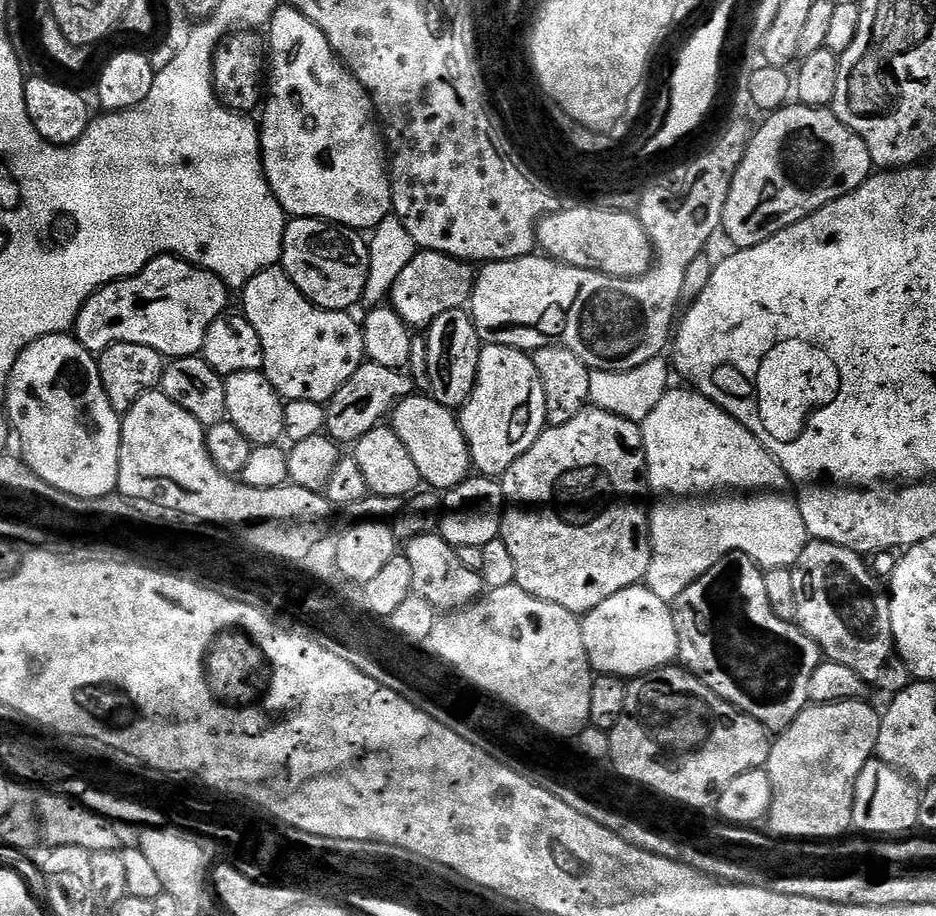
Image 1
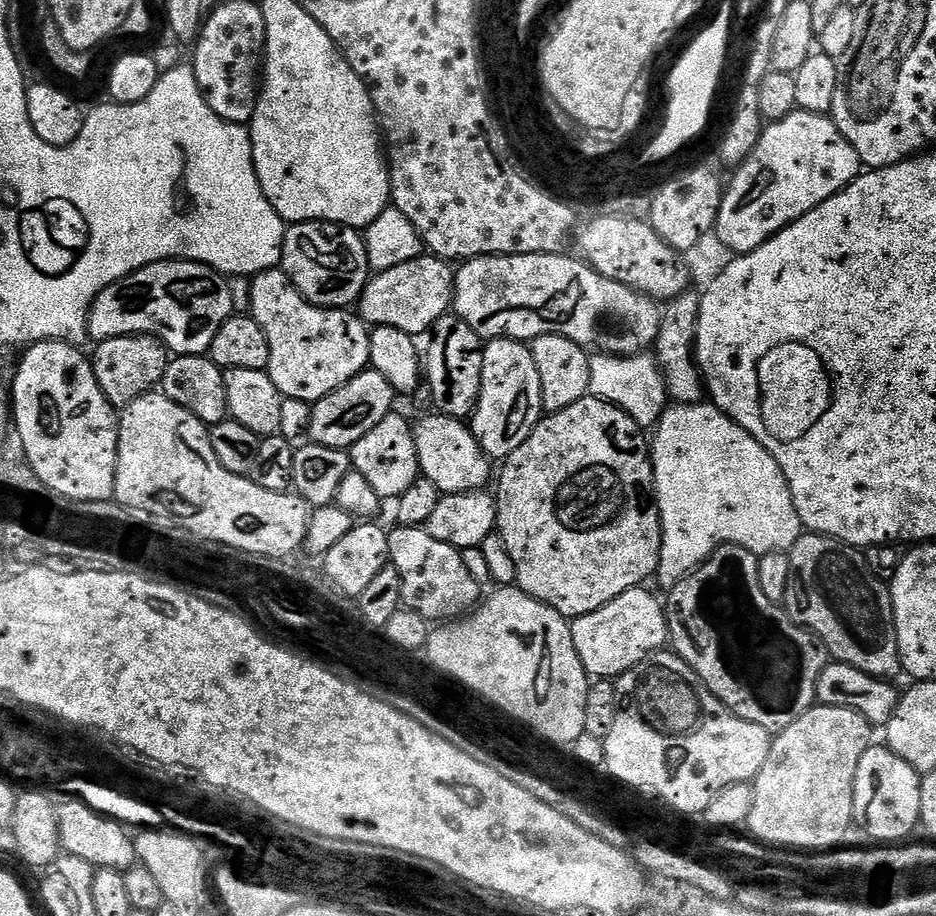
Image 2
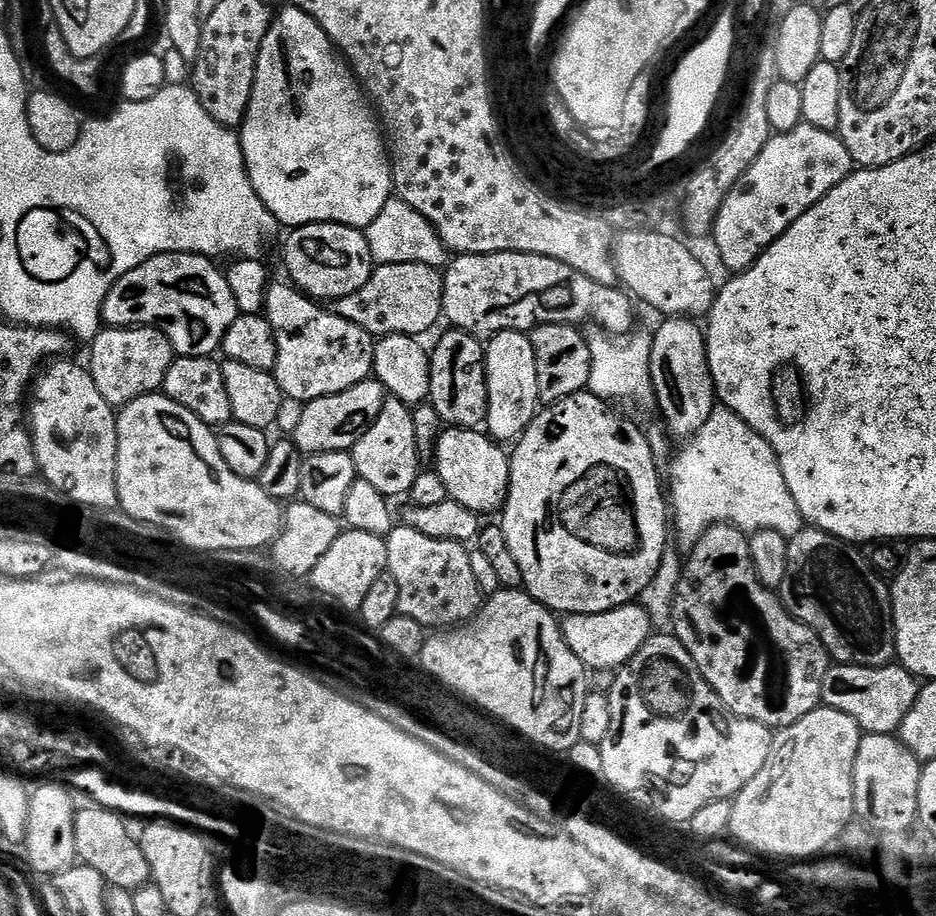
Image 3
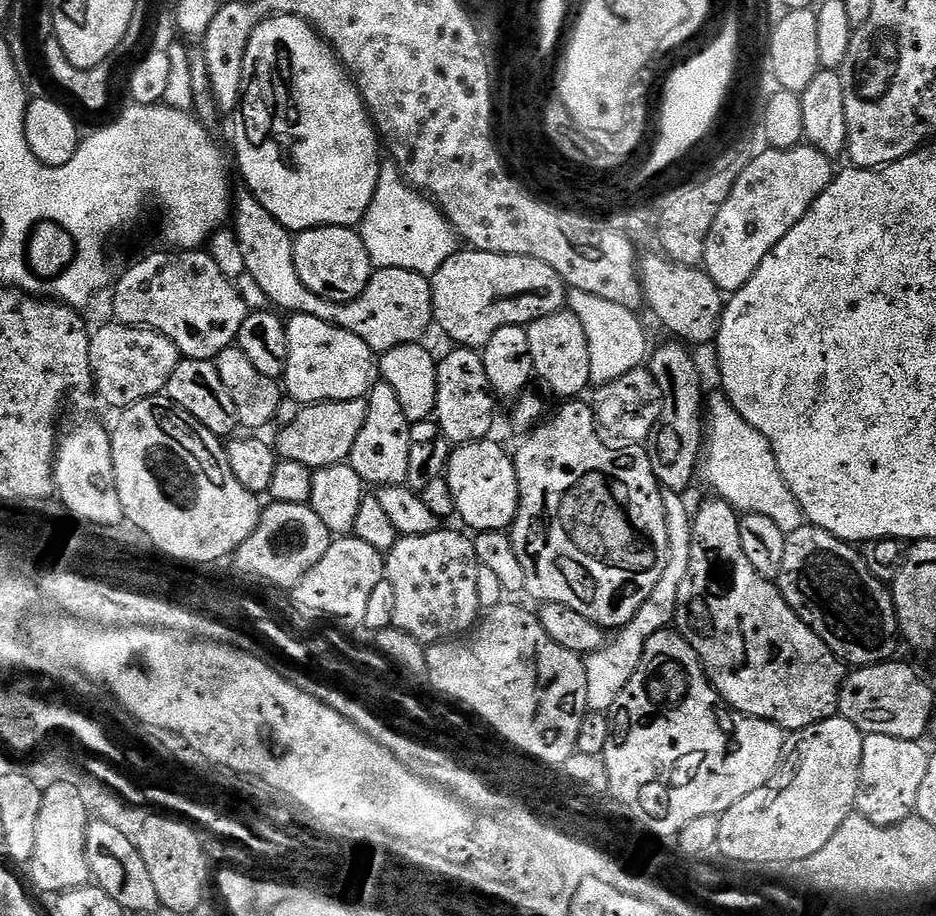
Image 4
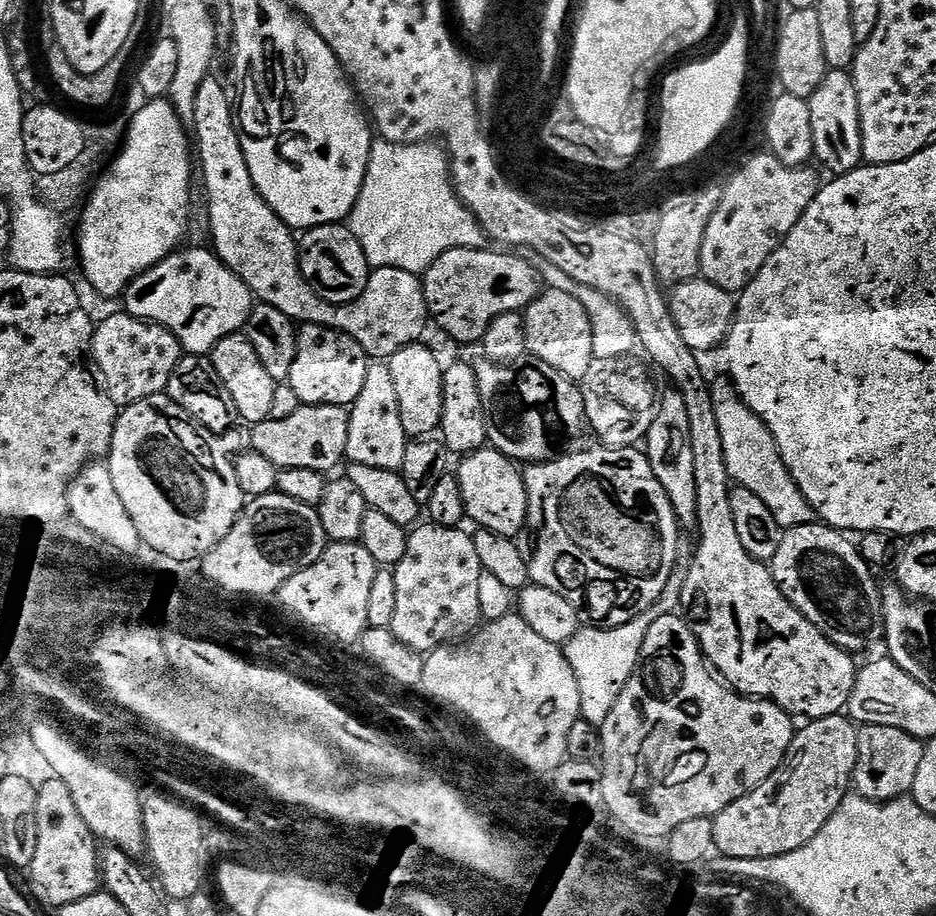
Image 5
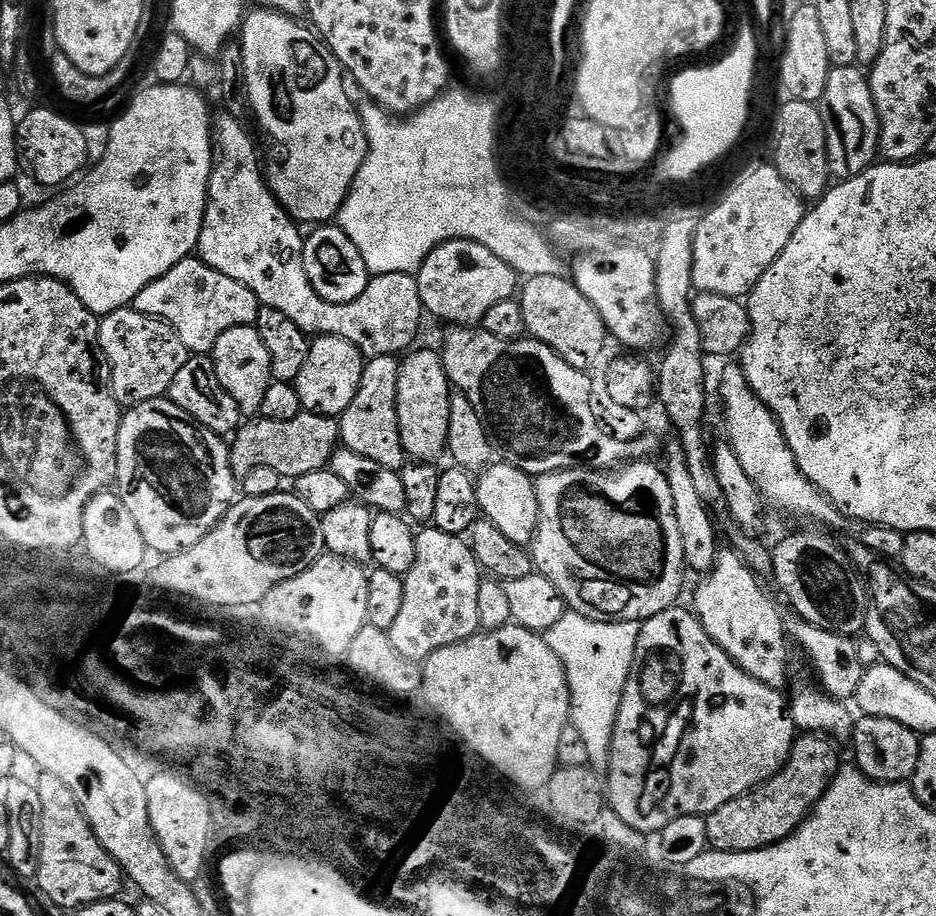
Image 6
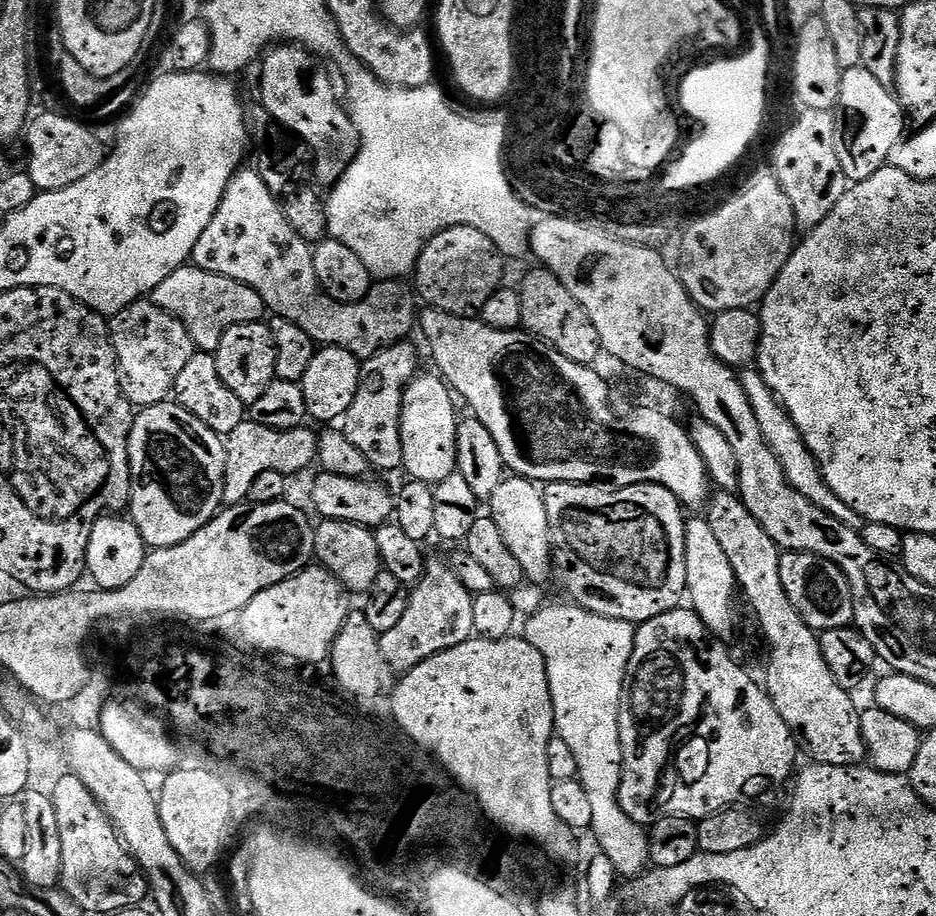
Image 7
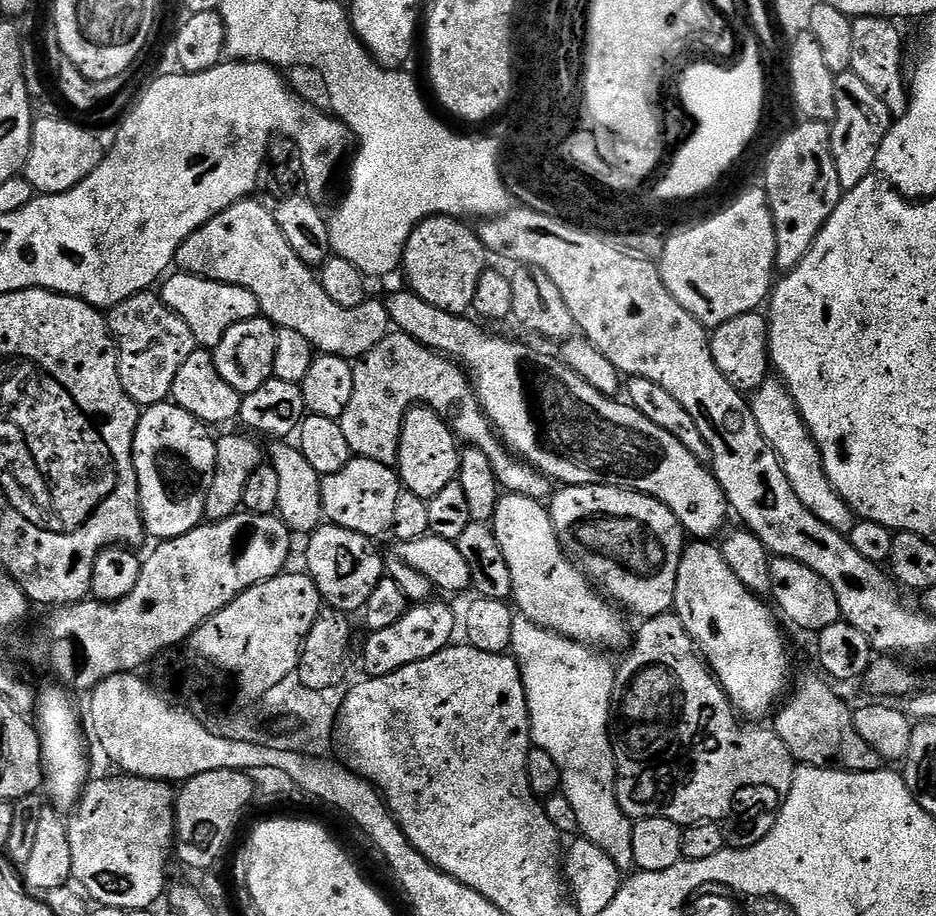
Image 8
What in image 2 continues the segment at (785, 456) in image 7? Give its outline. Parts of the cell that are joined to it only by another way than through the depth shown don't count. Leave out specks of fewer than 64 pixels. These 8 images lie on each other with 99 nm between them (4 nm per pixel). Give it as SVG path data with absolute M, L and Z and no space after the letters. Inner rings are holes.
M711 402L676 404L671 407L665 410L664 416L662 412L654 428L656 437L653 435L650 440L652 482L654 485L656 505L660 511L660 525L662 526L662 546L660 547L660 561L656 567L655 579L657 581L660 580L660 584L664 587L664 590L671 589L672 585L677 584L678 581L689 576L694 569L706 563L712 557L712 553L723 544L742 546L746 550L754 553L757 558L765 556L768 552L787 552L788 549L792 548L794 542L798 542L798 538L802 534L802 525L798 510L794 506L794 498L790 494L790 486L786 482L786 478L782 474L782 470L778 466L776 459L741 424L736 424L727 414L721 412Z

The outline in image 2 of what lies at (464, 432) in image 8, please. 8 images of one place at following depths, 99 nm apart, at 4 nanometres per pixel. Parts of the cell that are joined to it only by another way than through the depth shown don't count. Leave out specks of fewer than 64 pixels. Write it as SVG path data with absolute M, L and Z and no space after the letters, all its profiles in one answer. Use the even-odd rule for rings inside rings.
M399 414L387 416L350 449L350 464L366 482L370 482L370 486L374 486L374 490L378 490L381 498L395 501L422 476L413 425L407 424Z

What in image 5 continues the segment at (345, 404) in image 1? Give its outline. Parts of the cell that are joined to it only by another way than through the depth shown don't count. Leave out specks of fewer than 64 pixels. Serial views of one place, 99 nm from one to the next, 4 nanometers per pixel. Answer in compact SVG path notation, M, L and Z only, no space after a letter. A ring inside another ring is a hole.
M306 404L290 414L290 418L281 420L267 420L255 425L251 429L251 447L262 458L270 458L278 469L293 468L294 470L314 470L325 474L331 473L331 468L336 468L340 463L343 465L346 460L346 442L350 438L350 412L348 408L338 406L326 406L325 404Z

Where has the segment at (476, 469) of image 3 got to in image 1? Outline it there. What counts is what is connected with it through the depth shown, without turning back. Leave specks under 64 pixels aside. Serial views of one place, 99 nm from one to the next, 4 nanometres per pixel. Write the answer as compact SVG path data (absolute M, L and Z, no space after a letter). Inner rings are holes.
M413 394L400 401L390 413L390 427L396 431L398 438L402 438L402 446L410 450L410 458L414 458L414 466L418 466L421 481L429 489L447 490L469 479L473 471L472 455L468 449L464 432L460 429L457 413L453 409L442 406L437 400L432 399L431 395L423 395Z

